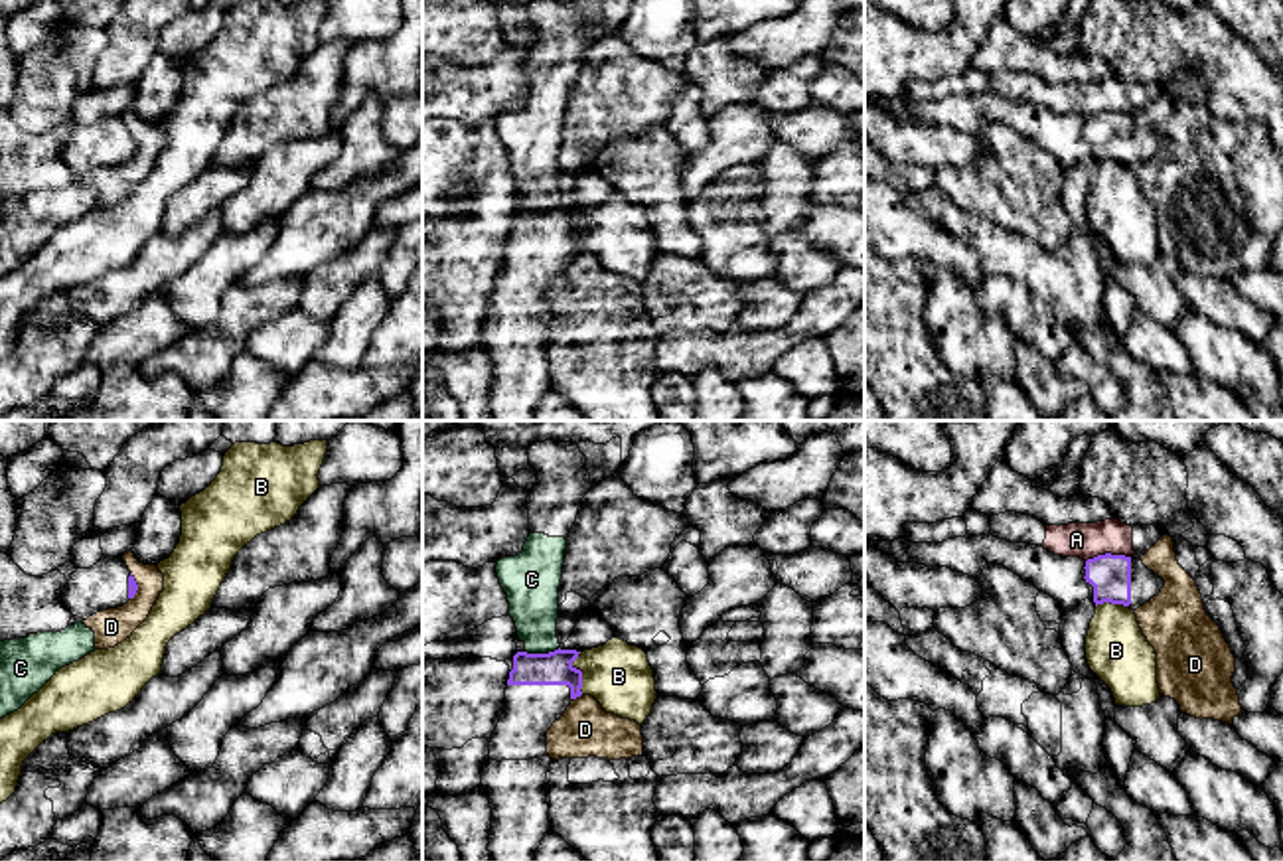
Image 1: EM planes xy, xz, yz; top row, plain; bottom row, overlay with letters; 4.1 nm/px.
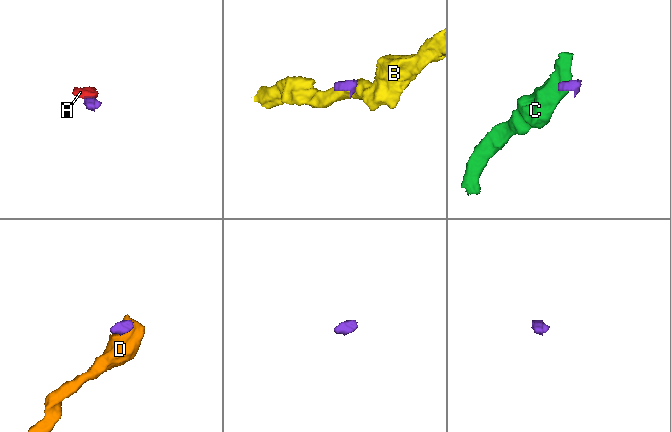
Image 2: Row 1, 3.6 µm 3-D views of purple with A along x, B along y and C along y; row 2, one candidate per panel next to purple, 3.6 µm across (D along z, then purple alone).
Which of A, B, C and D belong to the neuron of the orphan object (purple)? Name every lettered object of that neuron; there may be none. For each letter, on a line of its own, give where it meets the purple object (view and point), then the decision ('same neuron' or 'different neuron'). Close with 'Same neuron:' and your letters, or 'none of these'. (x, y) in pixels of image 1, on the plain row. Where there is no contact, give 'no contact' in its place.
A: meets purple in yz at (1108, 111); different neuron
B: meets purple in xz at (581, 232); different neuron
C: meets purple in xz at (541, 212); different neuron
D: meets purple in xz at (577, 253); different neuron
Same neuron: none of these

